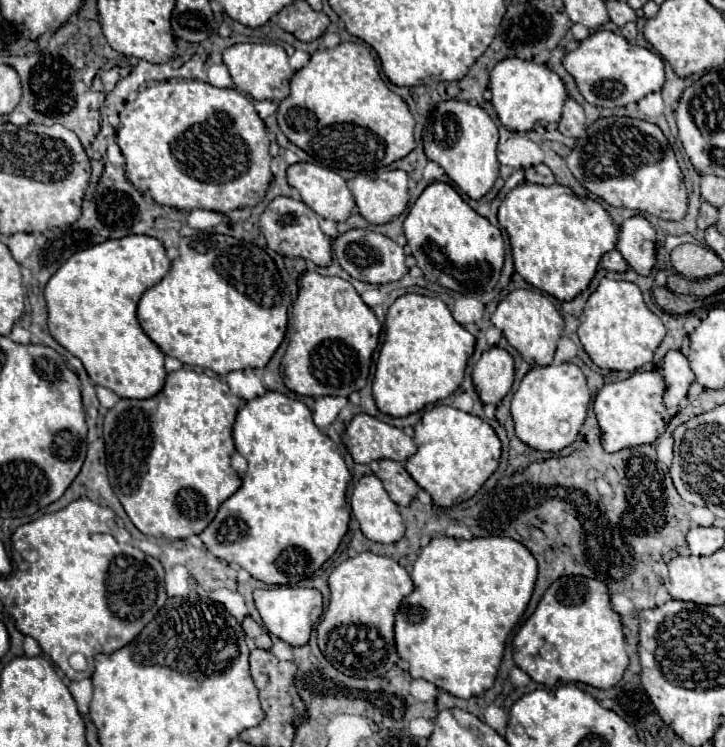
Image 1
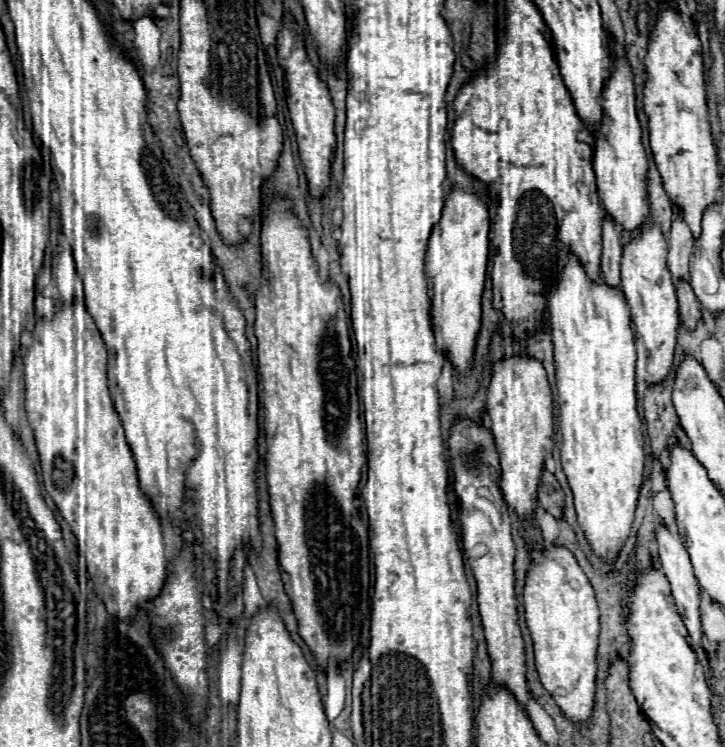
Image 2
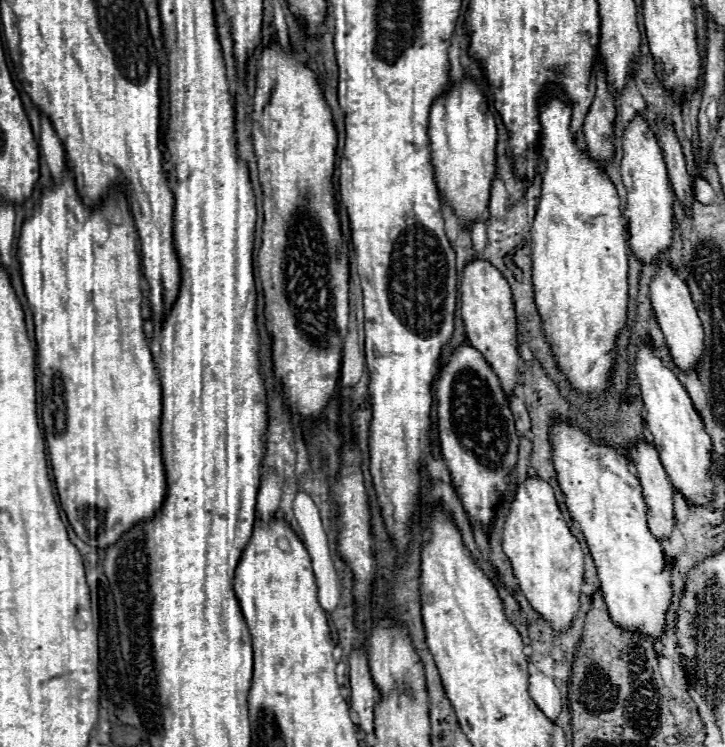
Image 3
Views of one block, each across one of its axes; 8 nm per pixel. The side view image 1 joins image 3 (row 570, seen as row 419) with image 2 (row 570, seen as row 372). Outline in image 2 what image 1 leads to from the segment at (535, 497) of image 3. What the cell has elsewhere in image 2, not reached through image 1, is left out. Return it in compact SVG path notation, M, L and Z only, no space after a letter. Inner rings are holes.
M544 544L542 552L536 552L530 560L530 568L526 572L524 584L524 610L526 610L526 624L530 628L534 640L534 656L536 668L540 674L542 686L554 696L556 704L562 708L564 716L572 722L588 720L592 714L594 704L594 688L596 688L596 648L598 648L598 606L594 598L594 588L582 568L578 566L574 554L556 544Z

